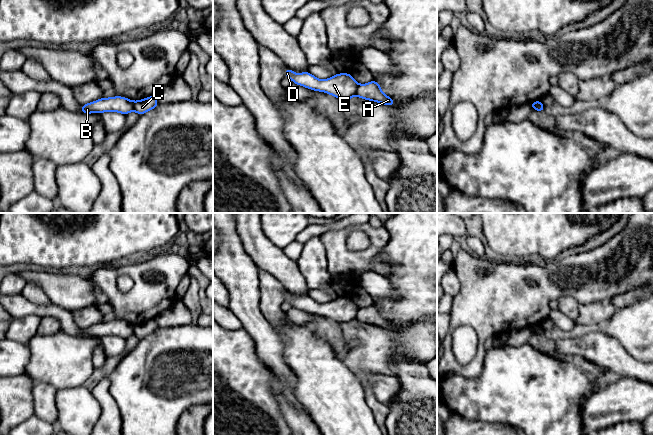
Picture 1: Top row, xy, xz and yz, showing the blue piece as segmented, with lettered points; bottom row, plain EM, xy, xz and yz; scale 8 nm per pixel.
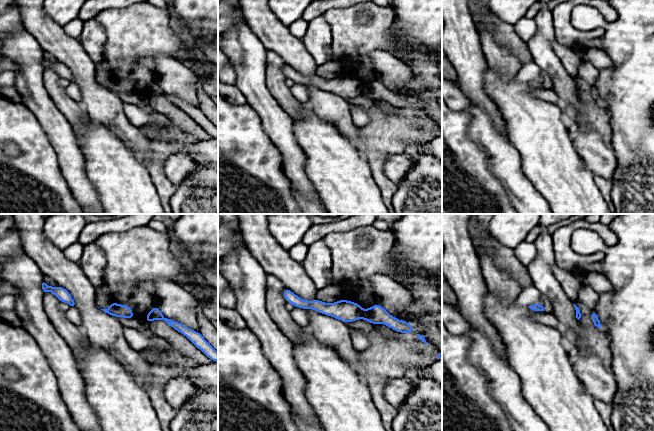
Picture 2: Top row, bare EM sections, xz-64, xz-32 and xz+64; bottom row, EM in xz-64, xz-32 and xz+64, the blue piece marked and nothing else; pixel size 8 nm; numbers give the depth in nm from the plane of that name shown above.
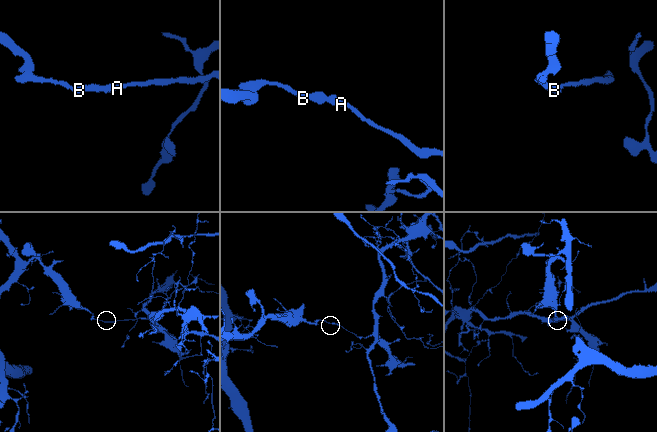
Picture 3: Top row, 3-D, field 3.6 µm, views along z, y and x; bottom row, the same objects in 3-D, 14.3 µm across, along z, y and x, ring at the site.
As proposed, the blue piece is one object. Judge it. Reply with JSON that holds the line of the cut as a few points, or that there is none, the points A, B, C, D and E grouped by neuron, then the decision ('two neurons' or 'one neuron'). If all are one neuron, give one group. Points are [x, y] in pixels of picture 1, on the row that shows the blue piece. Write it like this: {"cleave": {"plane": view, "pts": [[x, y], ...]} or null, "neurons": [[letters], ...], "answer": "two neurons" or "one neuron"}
{"cleave": {"plane": "xz", "pts": [[359, 84], [355, 94]]}, "neurons": [["A", "C"], ["B", "D", "E"]], "answer": "two neurons"}

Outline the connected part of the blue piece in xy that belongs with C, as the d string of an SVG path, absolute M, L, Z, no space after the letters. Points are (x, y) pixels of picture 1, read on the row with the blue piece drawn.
M154 95L146 97L142 100L134 101L133 110L139 115L143 115L150 110L155 109L159 105L159 102Z

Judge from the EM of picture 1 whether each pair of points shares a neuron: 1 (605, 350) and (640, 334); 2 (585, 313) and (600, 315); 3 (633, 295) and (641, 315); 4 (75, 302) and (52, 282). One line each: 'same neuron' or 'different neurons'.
1: different neurons
2: same neuron
3: different neurons
4: same neuron

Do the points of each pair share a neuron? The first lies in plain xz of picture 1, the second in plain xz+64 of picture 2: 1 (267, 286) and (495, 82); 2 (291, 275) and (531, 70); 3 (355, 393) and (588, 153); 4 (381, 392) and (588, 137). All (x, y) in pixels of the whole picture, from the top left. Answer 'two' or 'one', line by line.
1: two
2: two
3: two
4: one

